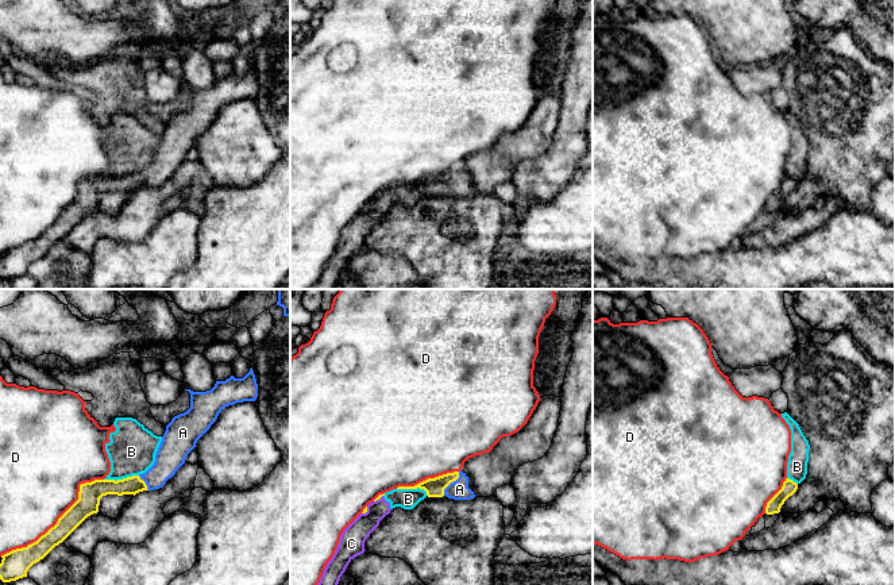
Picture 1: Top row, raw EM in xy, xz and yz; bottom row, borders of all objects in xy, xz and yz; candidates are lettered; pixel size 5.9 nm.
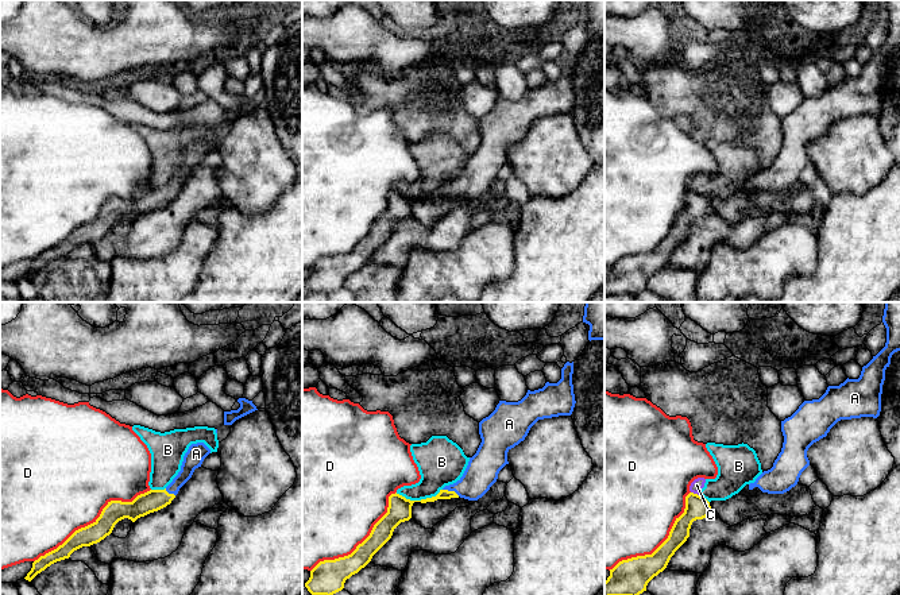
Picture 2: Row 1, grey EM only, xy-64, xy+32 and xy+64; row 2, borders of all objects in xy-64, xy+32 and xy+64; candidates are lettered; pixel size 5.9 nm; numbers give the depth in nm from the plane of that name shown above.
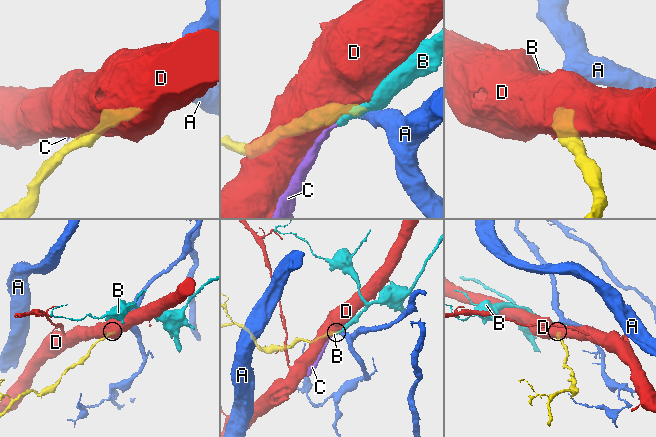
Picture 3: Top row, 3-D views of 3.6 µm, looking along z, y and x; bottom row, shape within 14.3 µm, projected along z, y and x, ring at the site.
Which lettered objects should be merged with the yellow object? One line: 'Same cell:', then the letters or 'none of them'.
Same cell: A

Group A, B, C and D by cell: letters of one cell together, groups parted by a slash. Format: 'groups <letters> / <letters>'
groups A / B C / D

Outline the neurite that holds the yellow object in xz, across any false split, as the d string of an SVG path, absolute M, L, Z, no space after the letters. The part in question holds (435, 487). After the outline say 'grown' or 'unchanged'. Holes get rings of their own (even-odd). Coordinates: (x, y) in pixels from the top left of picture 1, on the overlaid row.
M454 472L435 478L428 478L414 486L398 486L397 489L424 489L428 497L443 497L454 500L474 499L474 492L468 488L468 477L466 473Z; grown

